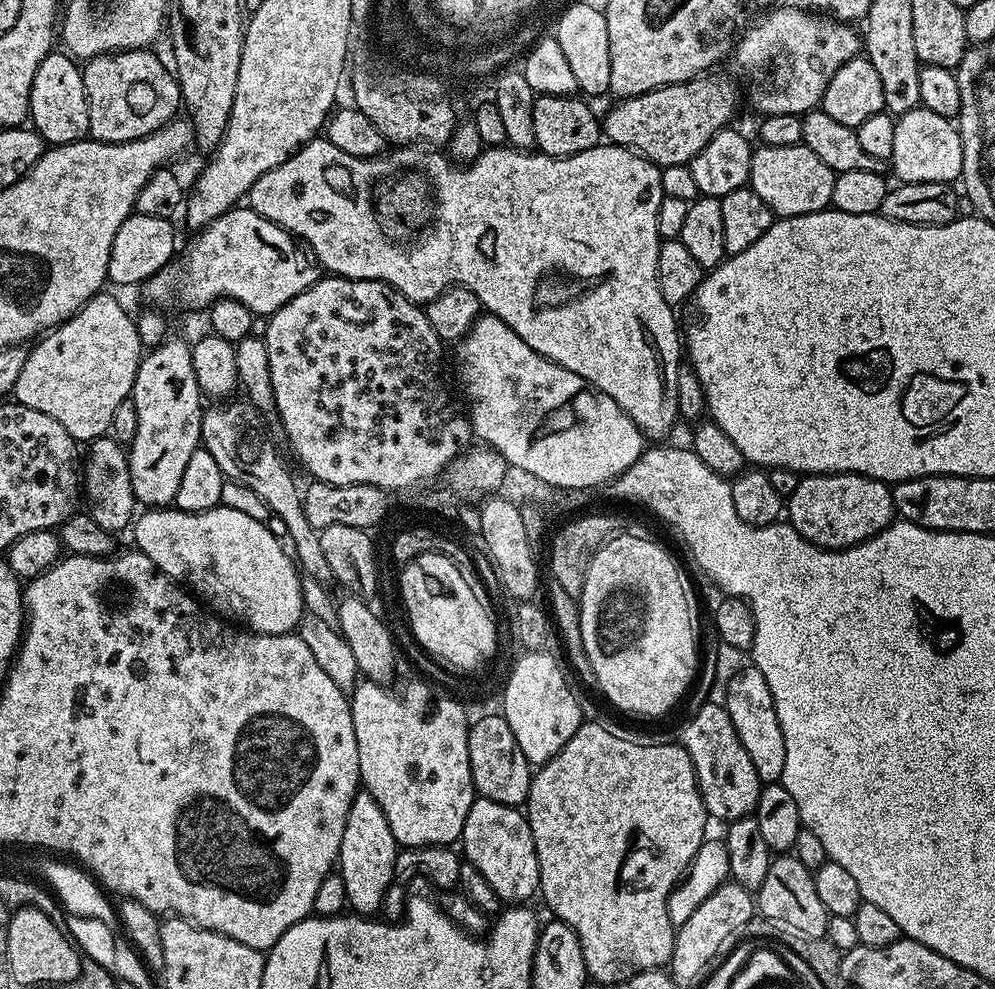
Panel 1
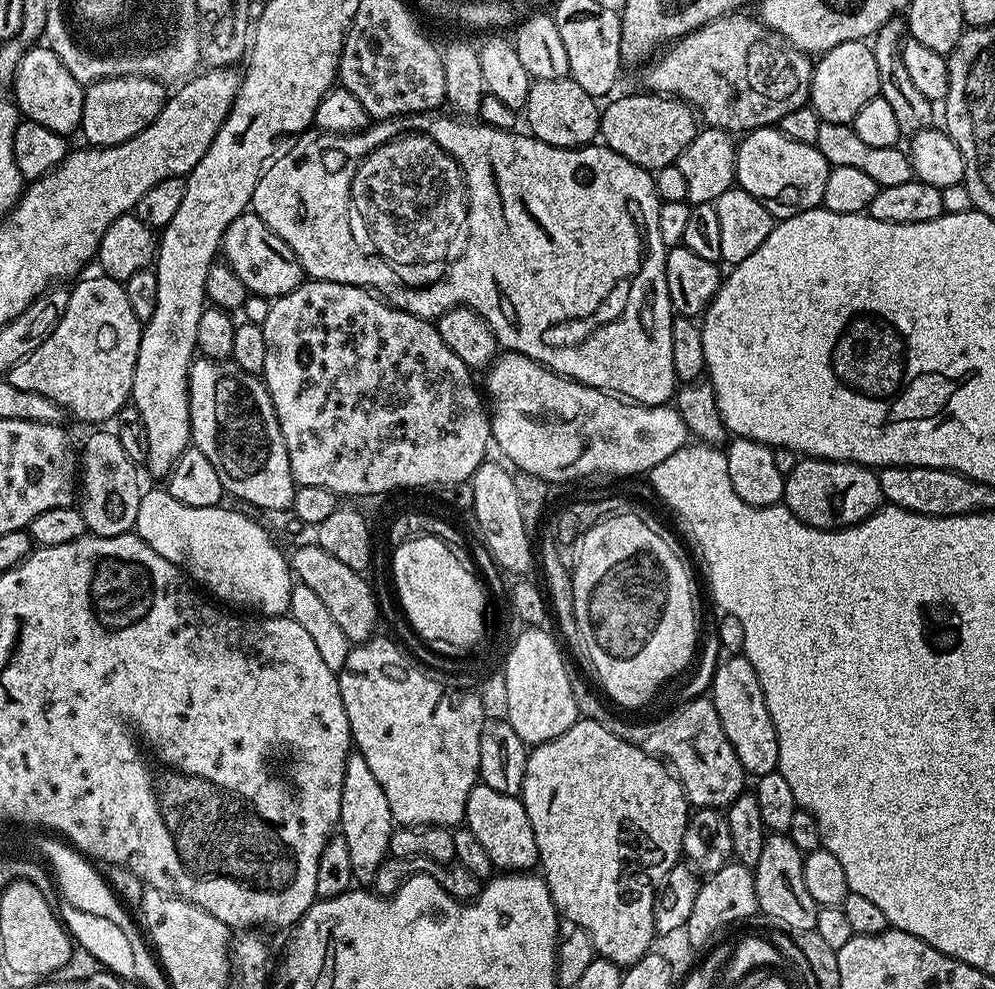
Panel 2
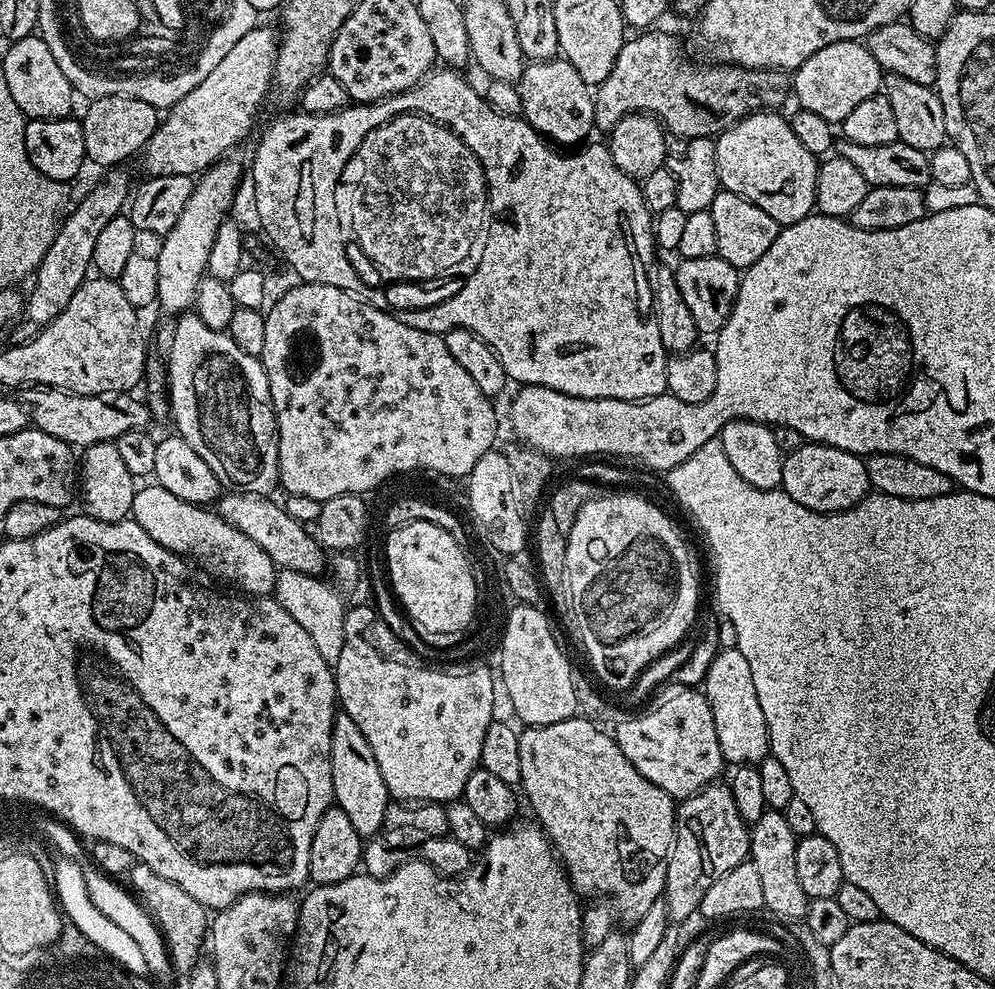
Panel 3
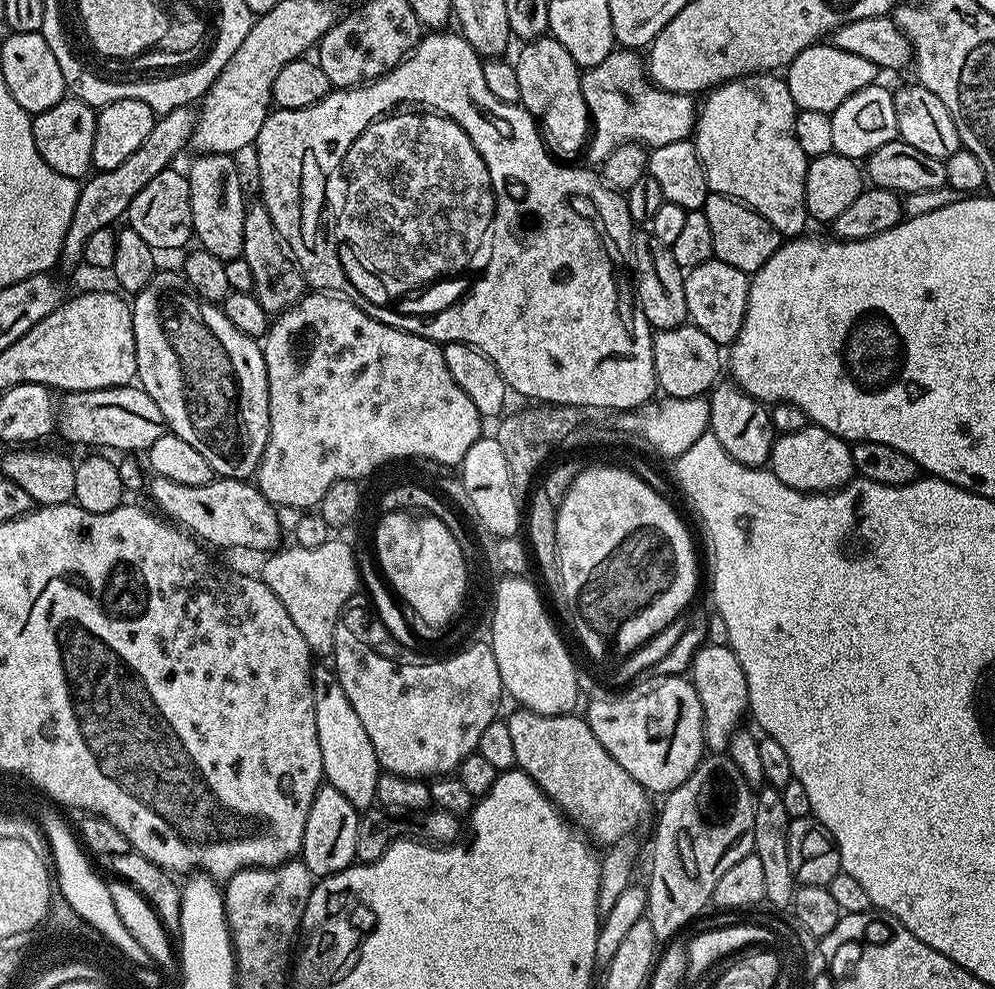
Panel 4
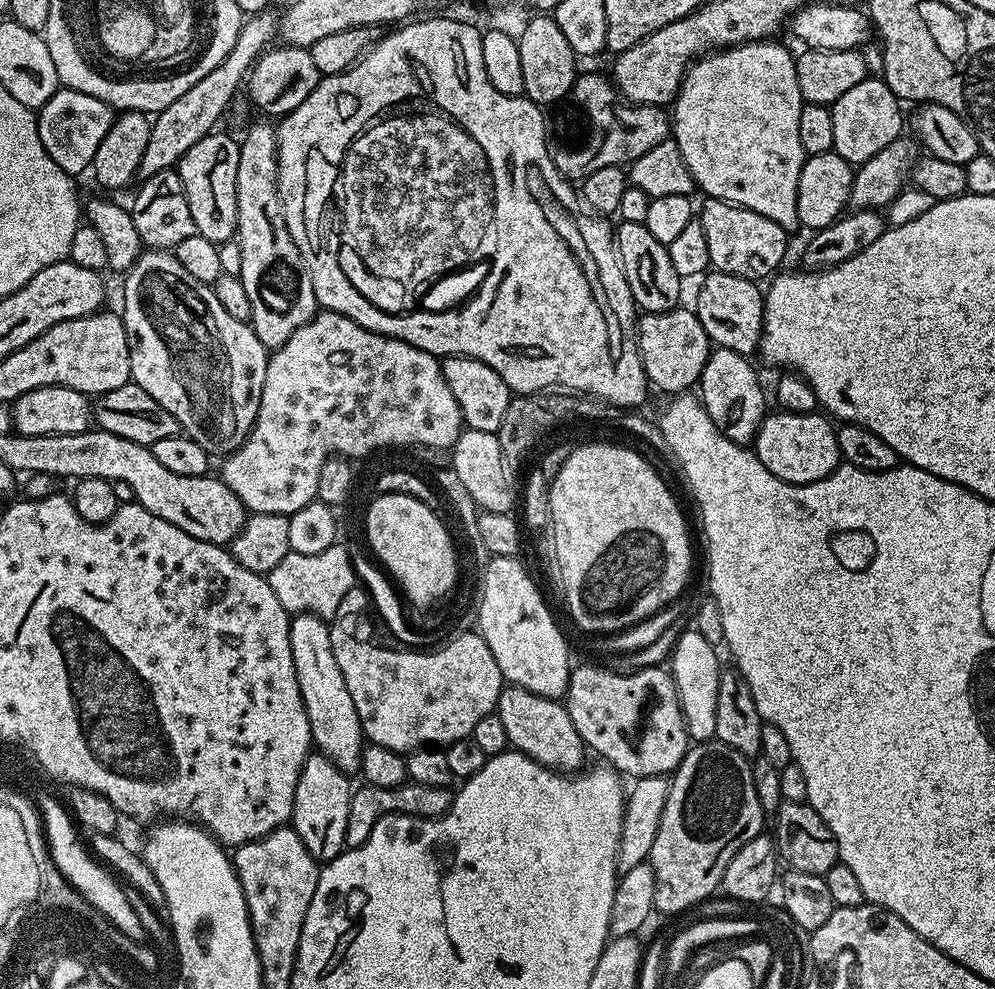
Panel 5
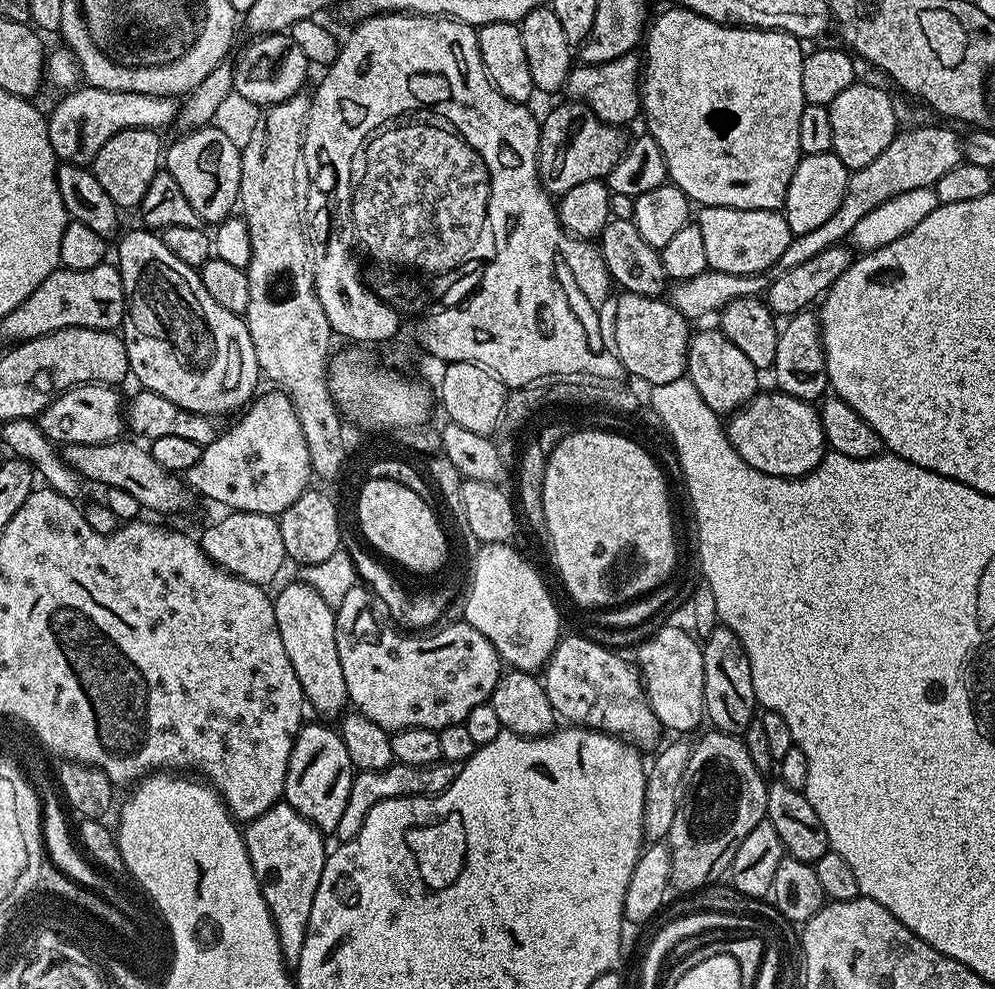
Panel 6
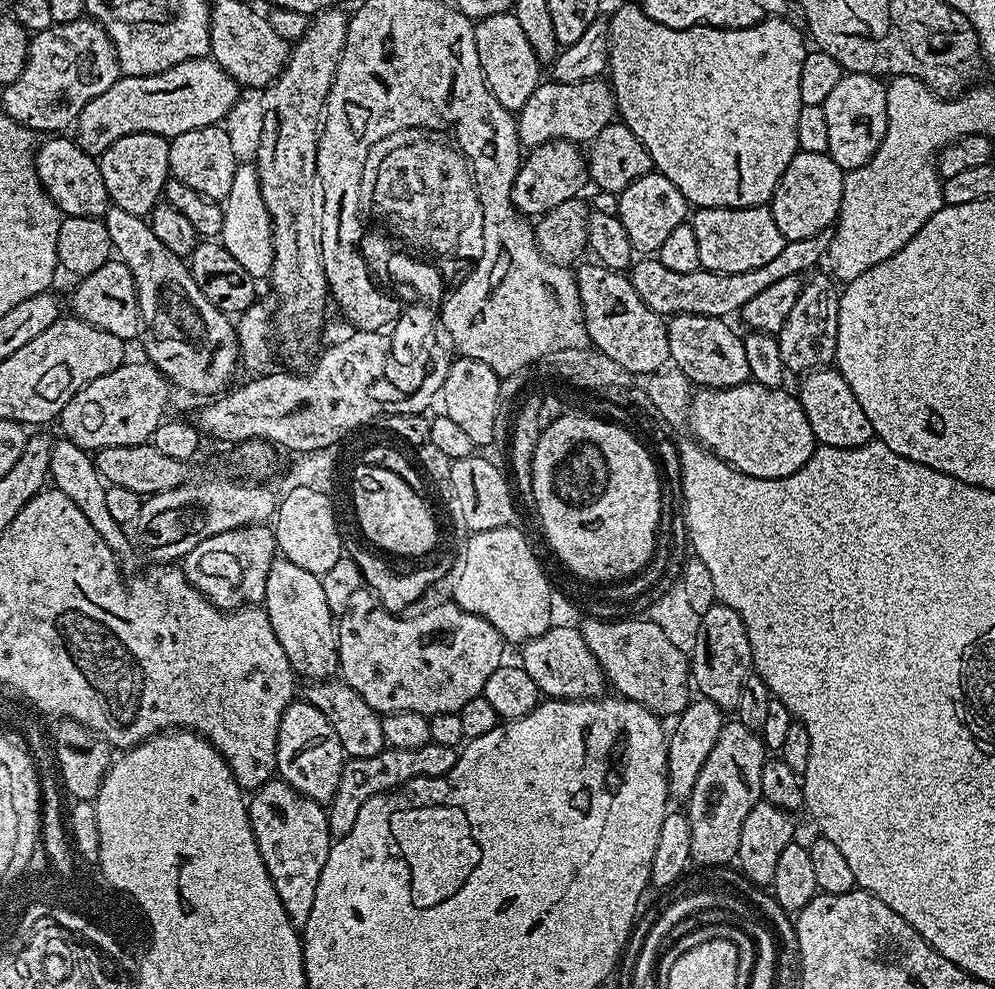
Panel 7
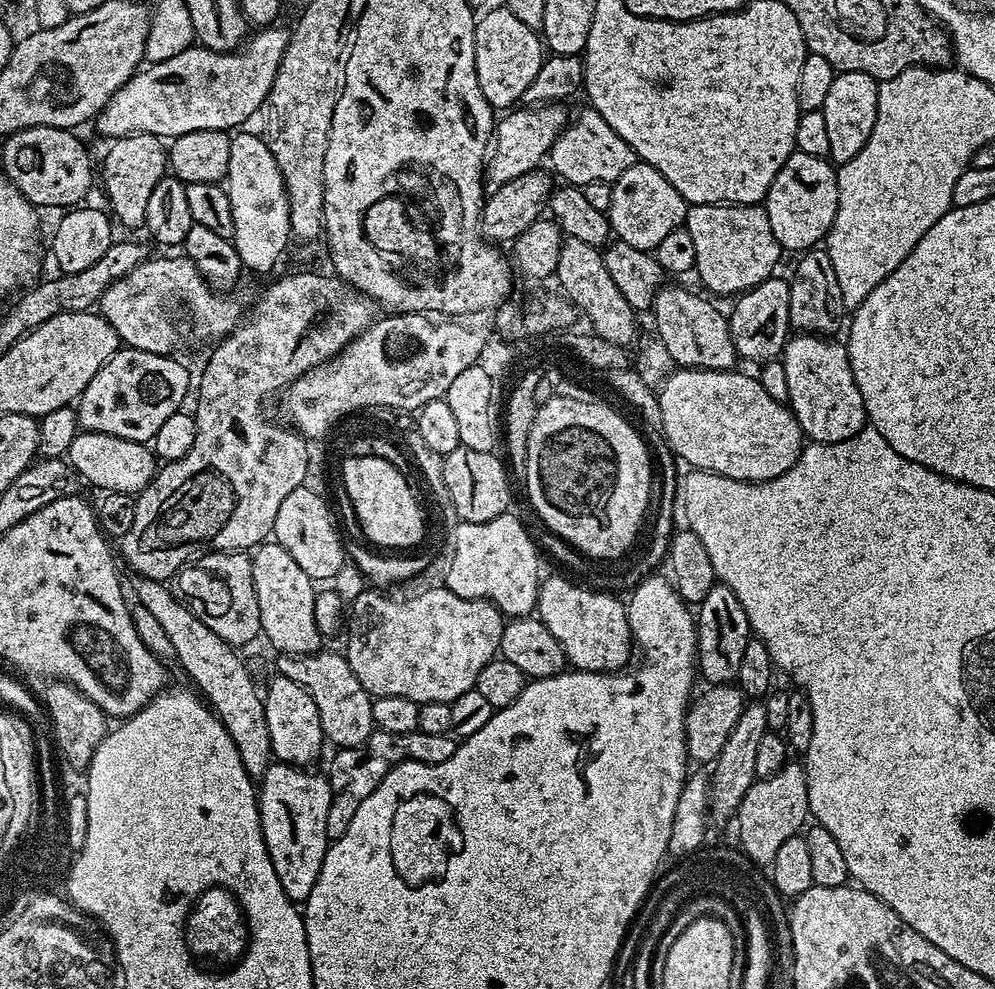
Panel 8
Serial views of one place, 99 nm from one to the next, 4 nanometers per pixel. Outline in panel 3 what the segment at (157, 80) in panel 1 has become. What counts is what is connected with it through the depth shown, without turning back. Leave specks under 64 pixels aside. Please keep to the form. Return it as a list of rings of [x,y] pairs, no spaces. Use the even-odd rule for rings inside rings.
[[[124,96],[99,97],[87,105],[80,120],[82,138],[86,142],[86,157],[107,170],[123,165],[132,155],[139,153],[152,137],[158,123],[158,111],[154,106],[136,98]]]

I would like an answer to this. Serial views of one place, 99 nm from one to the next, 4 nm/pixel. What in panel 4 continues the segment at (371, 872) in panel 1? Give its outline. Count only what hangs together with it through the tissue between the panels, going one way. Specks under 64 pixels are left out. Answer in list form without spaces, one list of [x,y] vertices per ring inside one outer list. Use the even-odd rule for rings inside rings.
[[[313,667],[312,693],[316,699],[314,722],[318,722],[318,746],[322,750],[322,770],[327,787],[338,790],[338,794],[346,797],[358,810],[373,807],[382,771],[378,754],[374,754],[374,742],[370,742],[354,706],[350,706],[350,698],[346,698],[346,690],[342,690],[331,667]]]

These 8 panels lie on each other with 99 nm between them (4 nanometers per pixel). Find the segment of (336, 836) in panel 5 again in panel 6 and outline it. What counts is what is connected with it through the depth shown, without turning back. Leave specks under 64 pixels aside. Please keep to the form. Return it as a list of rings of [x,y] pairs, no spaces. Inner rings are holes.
[[[305,722],[300,725],[300,733],[290,750],[283,803],[298,810],[298,814],[309,820],[321,834],[335,833],[338,821],[346,810],[346,798],[350,798],[353,775],[350,754],[346,754],[346,742],[342,742],[339,731],[324,724]]]

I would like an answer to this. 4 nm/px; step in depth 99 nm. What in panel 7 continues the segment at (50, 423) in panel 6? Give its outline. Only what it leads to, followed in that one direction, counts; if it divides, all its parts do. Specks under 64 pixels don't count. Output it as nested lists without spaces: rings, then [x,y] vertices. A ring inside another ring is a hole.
[[[125,362],[110,374],[102,374],[102,378],[94,378],[94,382],[79,388],[74,398],[66,402],[58,417],[63,439],[89,450],[149,443],[154,430],[165,419],[168,391],[168,379],[153,364]]]

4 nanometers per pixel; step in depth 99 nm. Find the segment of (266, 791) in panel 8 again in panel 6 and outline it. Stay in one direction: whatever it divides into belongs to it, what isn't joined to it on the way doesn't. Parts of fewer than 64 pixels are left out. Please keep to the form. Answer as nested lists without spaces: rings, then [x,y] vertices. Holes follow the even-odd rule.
[[[283,802],[266,810],[266,814],[247,821],[243,833],[250,866],[254,866],[262,898],[268,903],[284,962],[294,966],[300,961],[310,922],[310,906],[314,906],[314,894],[318,894],[318,882],[322,882],[325,837],[309,820],[302,818],[298,810]]]

